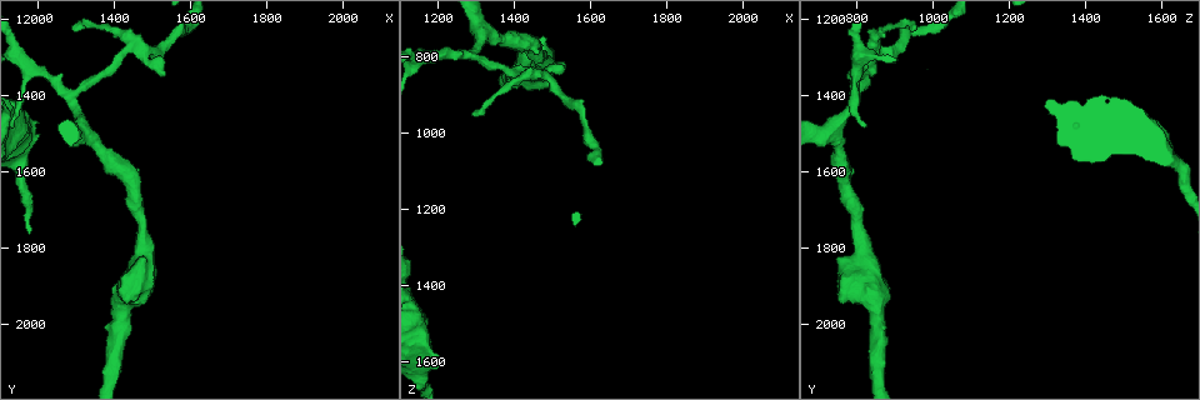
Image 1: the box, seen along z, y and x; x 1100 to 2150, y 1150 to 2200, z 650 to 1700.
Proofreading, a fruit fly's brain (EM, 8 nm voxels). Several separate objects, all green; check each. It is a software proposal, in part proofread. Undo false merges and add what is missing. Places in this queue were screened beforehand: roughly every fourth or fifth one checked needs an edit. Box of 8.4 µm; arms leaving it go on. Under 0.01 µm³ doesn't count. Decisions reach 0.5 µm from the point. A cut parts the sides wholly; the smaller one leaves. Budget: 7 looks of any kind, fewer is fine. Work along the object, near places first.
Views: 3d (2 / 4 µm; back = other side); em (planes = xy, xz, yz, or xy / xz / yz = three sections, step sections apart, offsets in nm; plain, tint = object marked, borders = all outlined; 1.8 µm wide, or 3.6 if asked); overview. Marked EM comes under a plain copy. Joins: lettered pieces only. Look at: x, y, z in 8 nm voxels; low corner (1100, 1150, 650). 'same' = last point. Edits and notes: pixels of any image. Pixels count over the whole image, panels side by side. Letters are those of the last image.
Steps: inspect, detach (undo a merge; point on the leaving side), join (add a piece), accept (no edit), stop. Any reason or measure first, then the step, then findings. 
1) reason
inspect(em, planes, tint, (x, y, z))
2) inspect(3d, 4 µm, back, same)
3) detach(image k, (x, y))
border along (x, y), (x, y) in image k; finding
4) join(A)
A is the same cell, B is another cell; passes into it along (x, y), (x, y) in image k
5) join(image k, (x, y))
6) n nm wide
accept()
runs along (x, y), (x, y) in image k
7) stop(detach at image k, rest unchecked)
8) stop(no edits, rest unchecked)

stops while still wide
inspect(em, 3.6 µm, xy, step 16, tint, (1195, 1510, 1610))

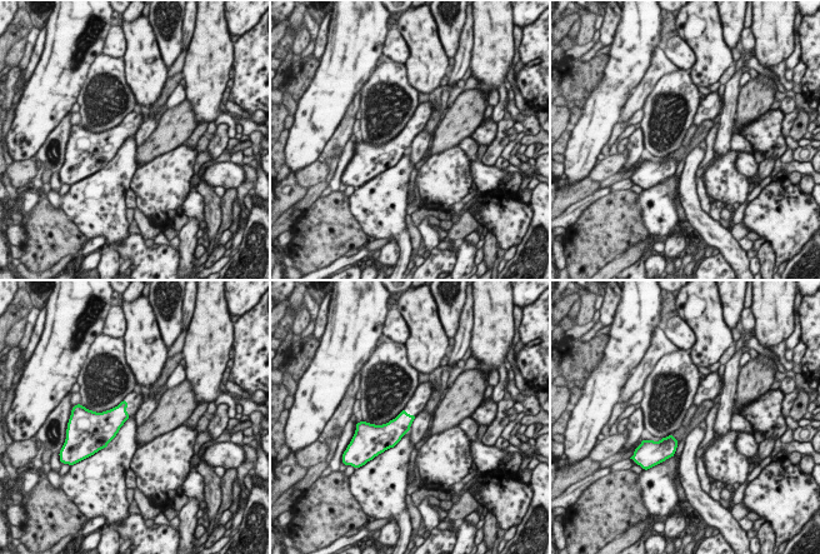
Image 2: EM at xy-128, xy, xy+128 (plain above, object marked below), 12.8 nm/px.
cut it another way
inspect(em, 3.6 µm, planes, borders, same)

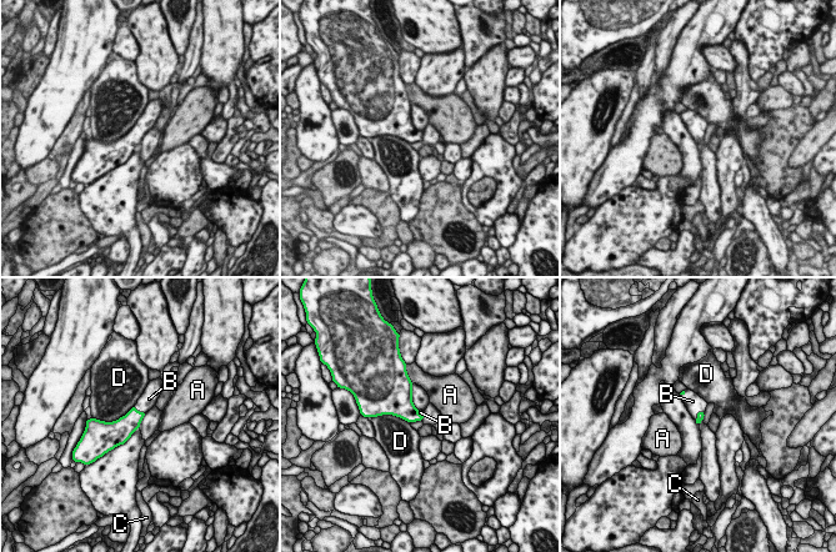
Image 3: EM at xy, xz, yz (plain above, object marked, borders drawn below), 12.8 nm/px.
join(B)
B is the same cell, A, C and D are other cells; passes into it along (700, 415), (697, 414), (692, 401) in image 3; it goes on there

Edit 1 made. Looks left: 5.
see it whole again
inspect(overview)

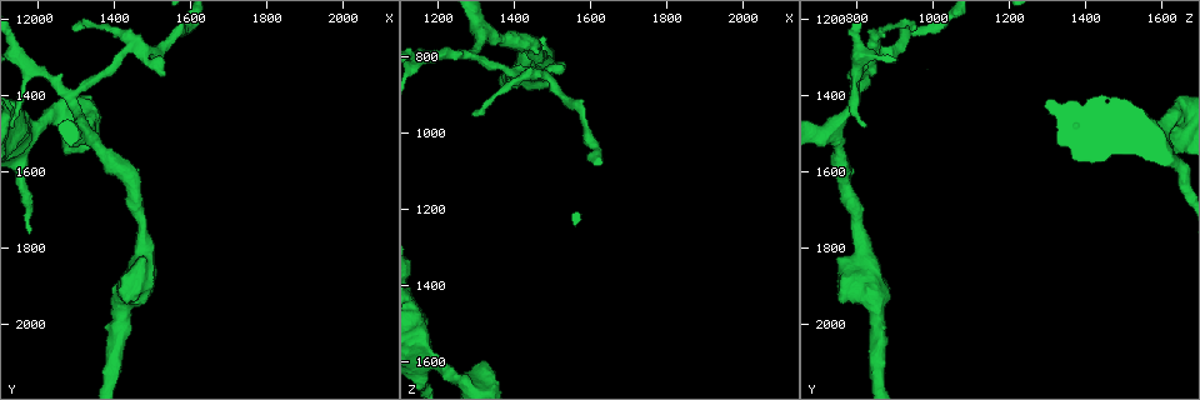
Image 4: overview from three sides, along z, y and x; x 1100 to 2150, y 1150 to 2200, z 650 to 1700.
calibre changes
inspect(em, yz, step 4, tint, (1190, 1340, 790))

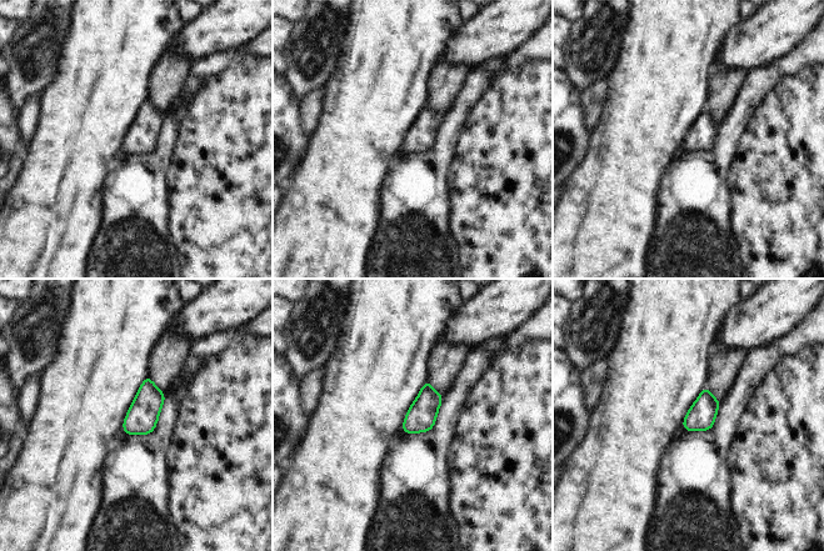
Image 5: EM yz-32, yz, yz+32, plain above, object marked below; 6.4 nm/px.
inspect(em, xy, step 8, borders, same)

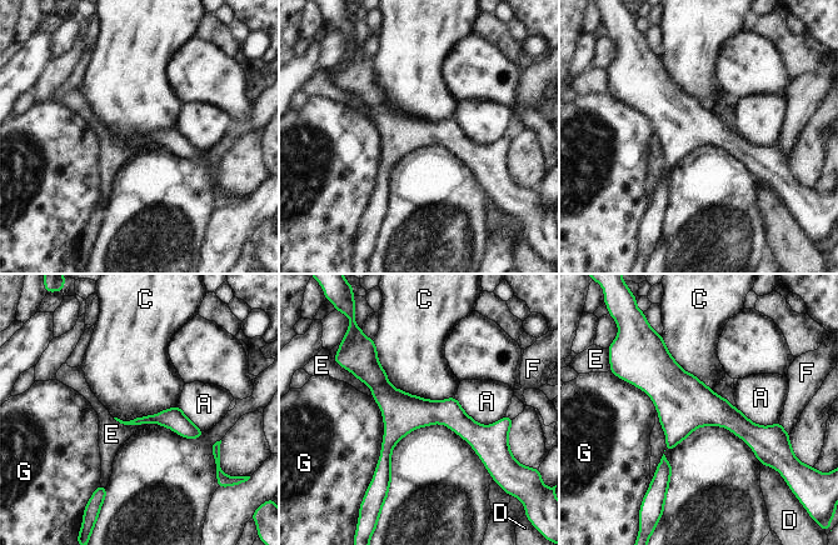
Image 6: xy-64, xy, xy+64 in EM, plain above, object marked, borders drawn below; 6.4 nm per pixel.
C touches over 650 nm
accept()
A, C, D, E, F and G are other cells; border along (373, 340), (395, 388), (454, 396) in image 6; one neuron here

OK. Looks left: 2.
four arms meet
inspect(3d, 4 µm, (1440, 1275, 840))

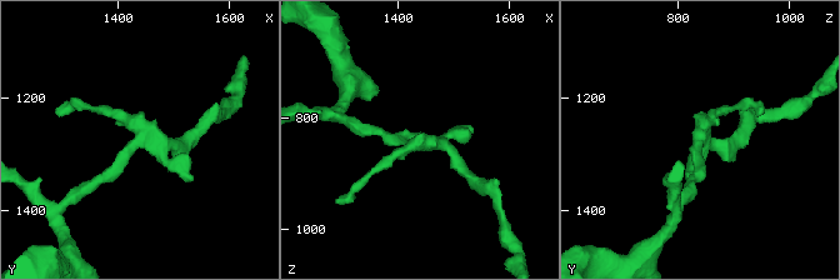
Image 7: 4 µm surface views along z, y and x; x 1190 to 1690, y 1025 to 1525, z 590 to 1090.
4 arms
inspect(em, planes, borders, (1440, 1280, 840))

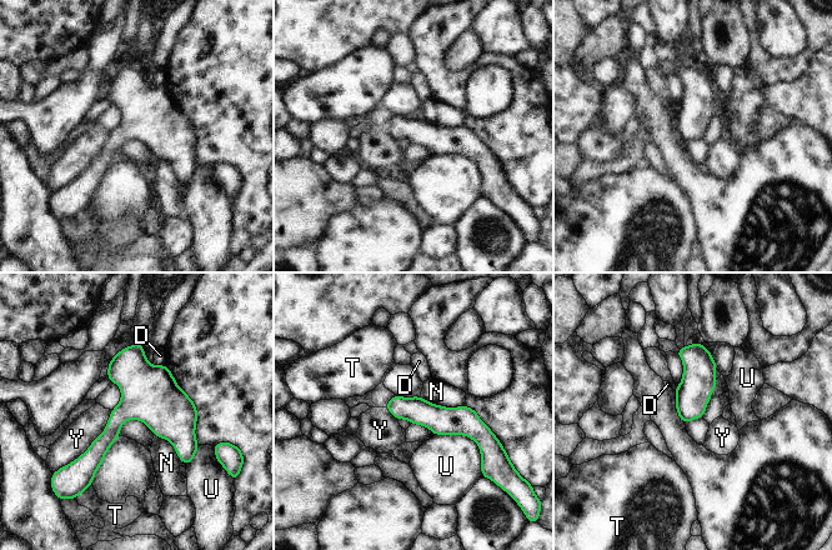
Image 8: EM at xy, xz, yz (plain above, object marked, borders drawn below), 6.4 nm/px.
170 nm wide
accept()
D, N, T, U and Y are other cells; runs along (390, 405), (486, 431) in image 8; all the same neuron

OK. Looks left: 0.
stop(join at image 3, rest unchecked)

